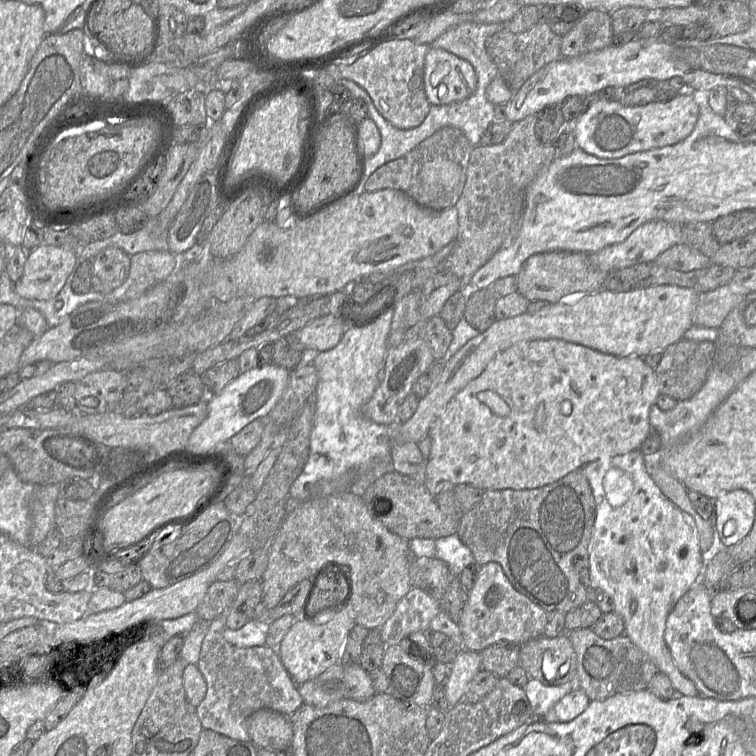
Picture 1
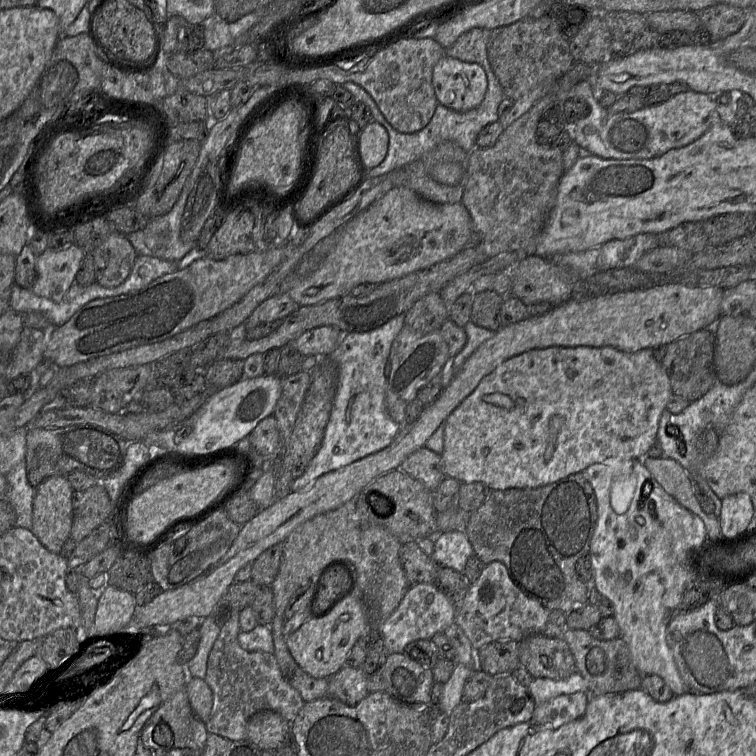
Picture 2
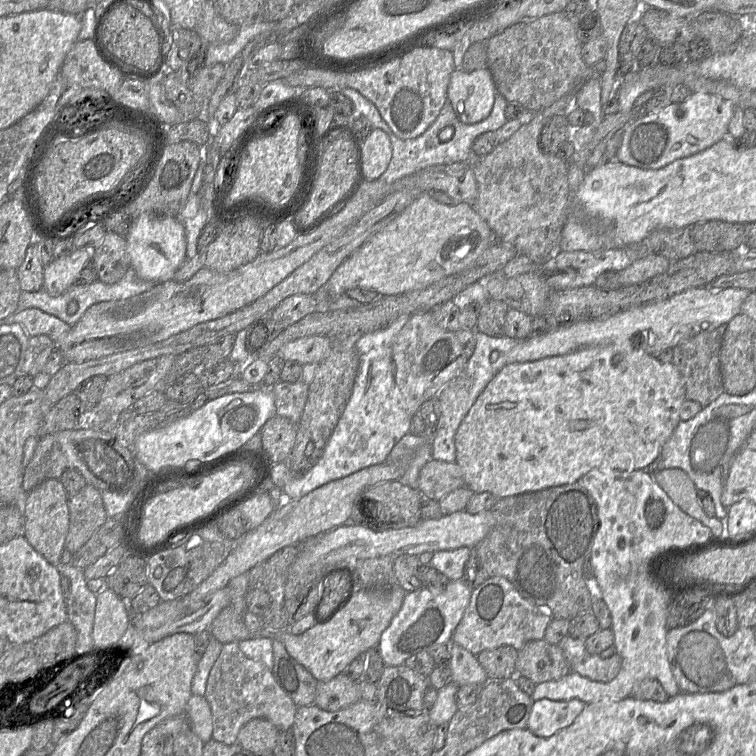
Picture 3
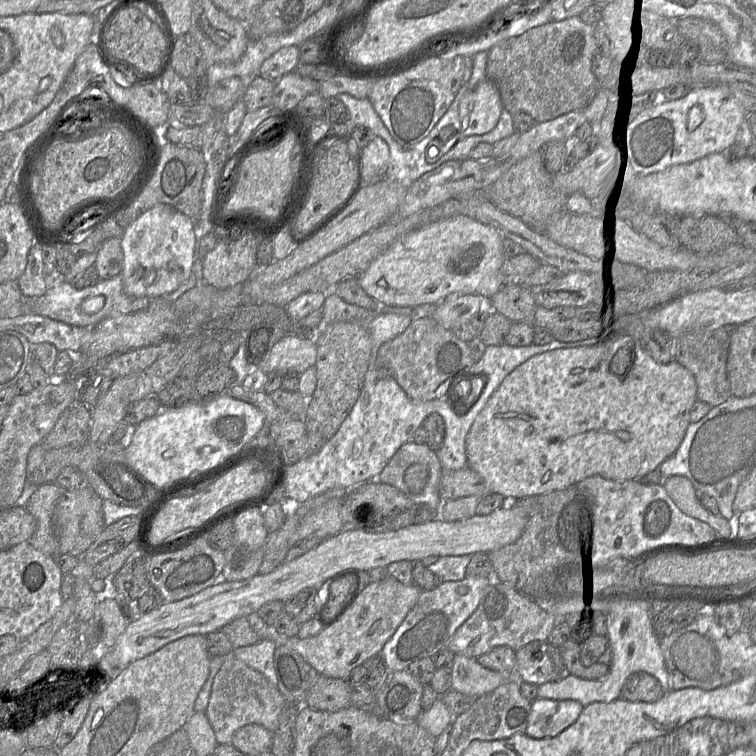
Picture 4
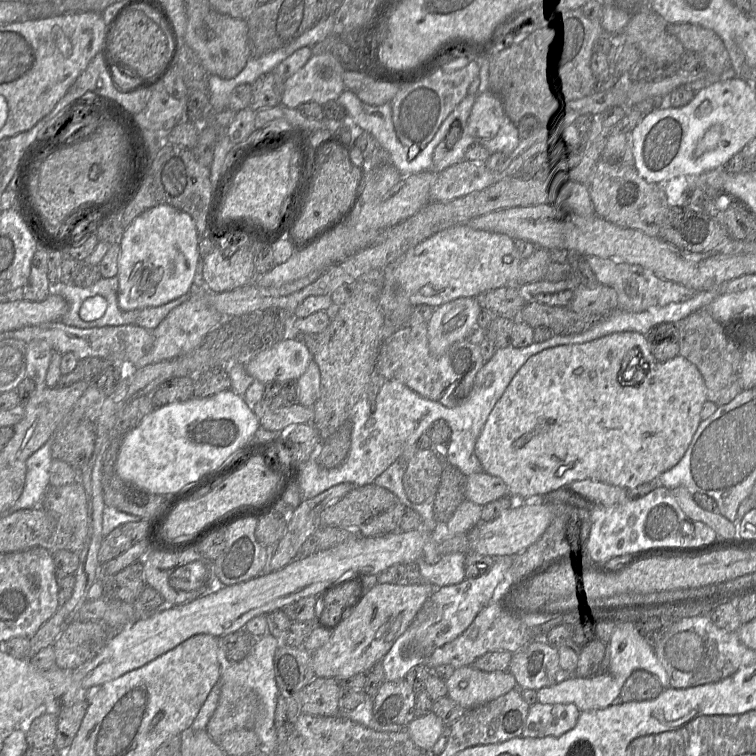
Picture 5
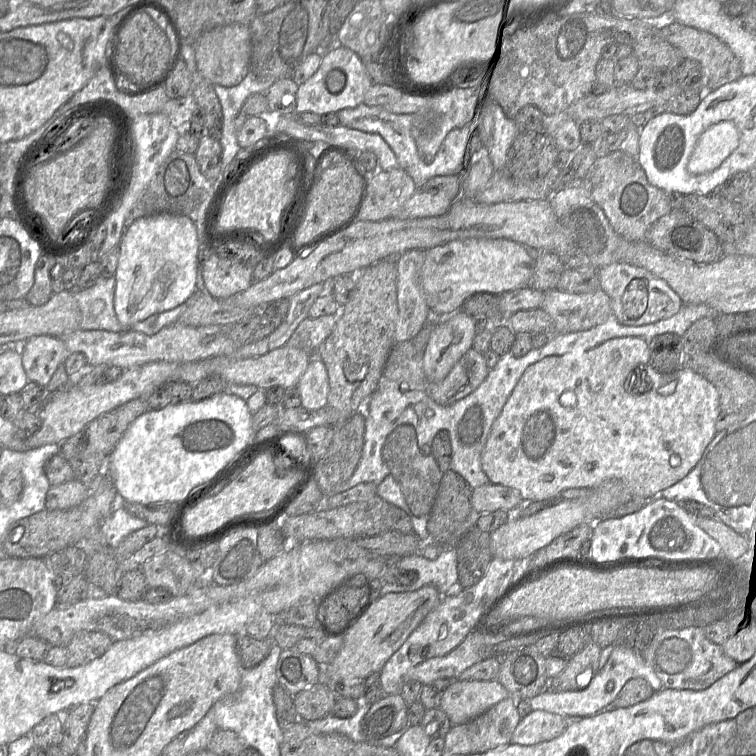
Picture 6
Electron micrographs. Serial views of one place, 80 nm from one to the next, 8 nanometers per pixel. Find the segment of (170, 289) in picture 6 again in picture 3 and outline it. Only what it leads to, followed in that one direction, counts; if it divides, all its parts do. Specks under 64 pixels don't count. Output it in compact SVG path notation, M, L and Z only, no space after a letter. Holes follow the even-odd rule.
M143 213L133 222L125 236L127 253L130 257L130 268L139 278L150 282L165 282L173 279L174 274L186 259L186 236L184 226L179 222L179 213L176 217L165 216L157 213Z

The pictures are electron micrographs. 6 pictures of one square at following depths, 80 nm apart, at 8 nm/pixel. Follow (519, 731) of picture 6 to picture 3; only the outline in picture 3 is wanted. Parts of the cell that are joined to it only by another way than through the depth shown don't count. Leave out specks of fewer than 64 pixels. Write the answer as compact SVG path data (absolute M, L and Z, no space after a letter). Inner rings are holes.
M579 699L534 701L526 728L540 737L550 737L562 729L570 726L585 709L586 703Z

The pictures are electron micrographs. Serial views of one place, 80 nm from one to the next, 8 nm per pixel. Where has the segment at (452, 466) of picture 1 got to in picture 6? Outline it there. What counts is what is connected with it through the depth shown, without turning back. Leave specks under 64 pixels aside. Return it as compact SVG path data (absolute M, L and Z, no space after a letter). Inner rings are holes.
M616 337L582 353L570 352L560 356L548 356L530 365L494 421L482 452L481 463L491 483L517 490L526 502L555 501L567 489L592 488L611 479L622 481L633 492L633 498L657 497L662 490L676 483L696 464L705 445L716 432L719 405L720 398L716 386L700 373L684 366L683 339L680 366L672 372L663 372L654 366L650 345L645 338Z

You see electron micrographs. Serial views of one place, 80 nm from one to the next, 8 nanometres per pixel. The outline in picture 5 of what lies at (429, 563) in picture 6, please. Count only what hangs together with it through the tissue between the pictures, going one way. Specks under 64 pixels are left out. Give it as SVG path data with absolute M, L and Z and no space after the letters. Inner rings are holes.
M464 553L444 554L440 558L436 564L428 564L421 558L415 563L425 583L436 589L459 584L466 579Z

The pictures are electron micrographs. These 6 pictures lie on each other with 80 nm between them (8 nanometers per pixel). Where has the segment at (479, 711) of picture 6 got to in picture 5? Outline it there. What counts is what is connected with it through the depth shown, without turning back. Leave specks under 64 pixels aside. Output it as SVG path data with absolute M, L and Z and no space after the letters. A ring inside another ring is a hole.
M465 666L454 670L446 686L446 696L468 710L501 697L517 684L509 671L484 672Z

